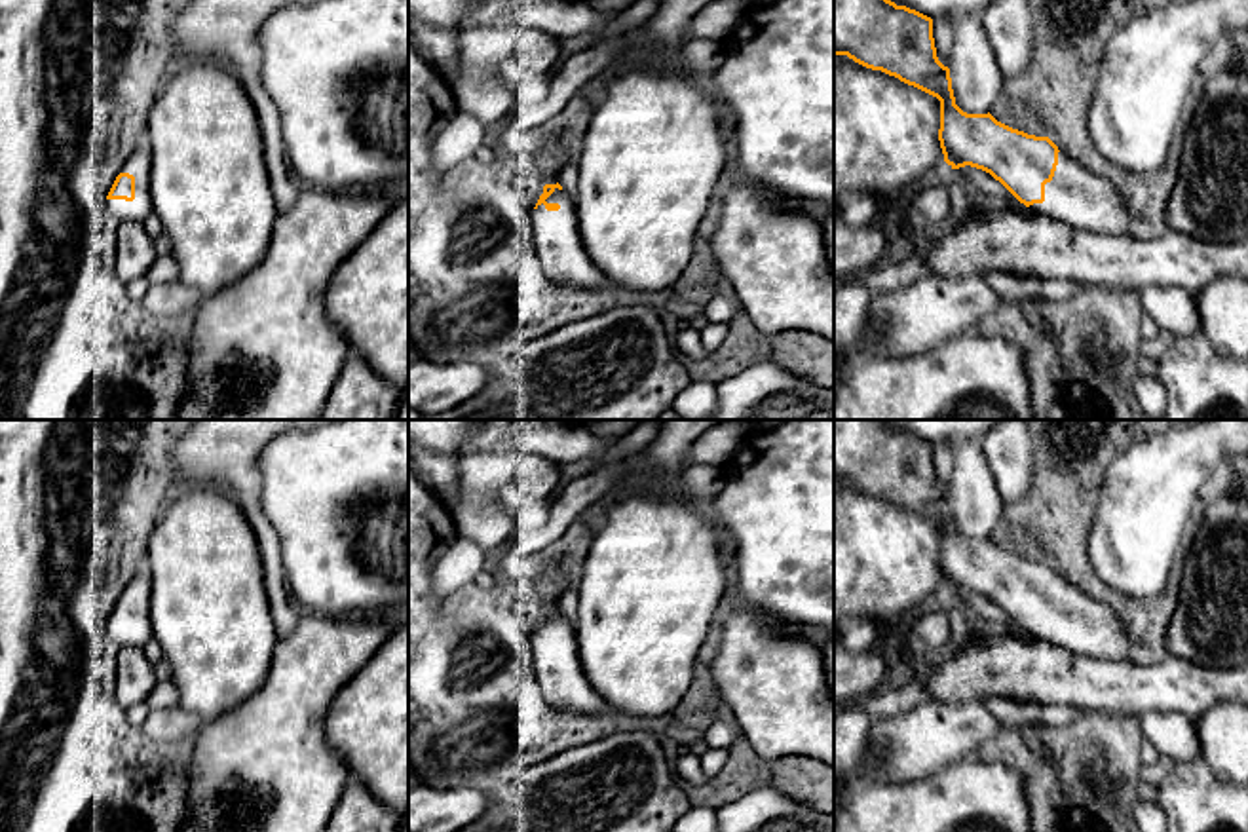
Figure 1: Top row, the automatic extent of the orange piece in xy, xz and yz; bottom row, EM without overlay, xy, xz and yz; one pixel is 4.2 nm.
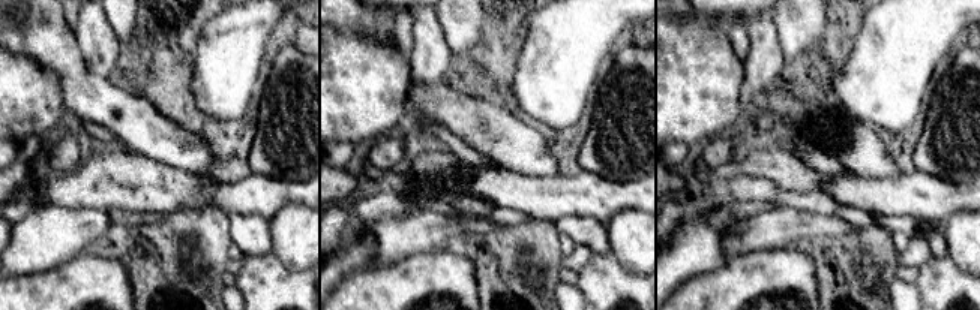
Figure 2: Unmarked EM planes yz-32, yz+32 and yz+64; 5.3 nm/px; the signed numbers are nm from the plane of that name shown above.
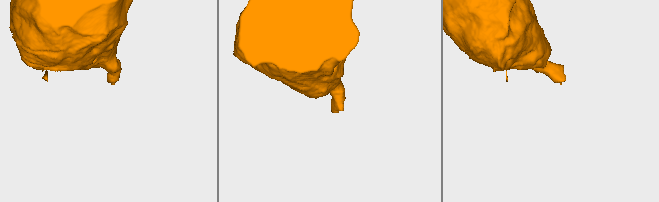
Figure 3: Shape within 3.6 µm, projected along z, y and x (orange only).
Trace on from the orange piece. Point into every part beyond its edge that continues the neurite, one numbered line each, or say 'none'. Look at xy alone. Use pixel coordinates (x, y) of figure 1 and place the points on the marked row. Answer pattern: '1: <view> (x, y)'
1: xy (139, 164)

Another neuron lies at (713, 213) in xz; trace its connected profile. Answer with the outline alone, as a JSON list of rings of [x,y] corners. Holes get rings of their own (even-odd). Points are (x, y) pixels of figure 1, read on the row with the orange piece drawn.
[[[722,192],[714,194],[710,199],[705,217],[697,228],[697,237],[707,239],[718,226],[718,220],[722,217]]]

